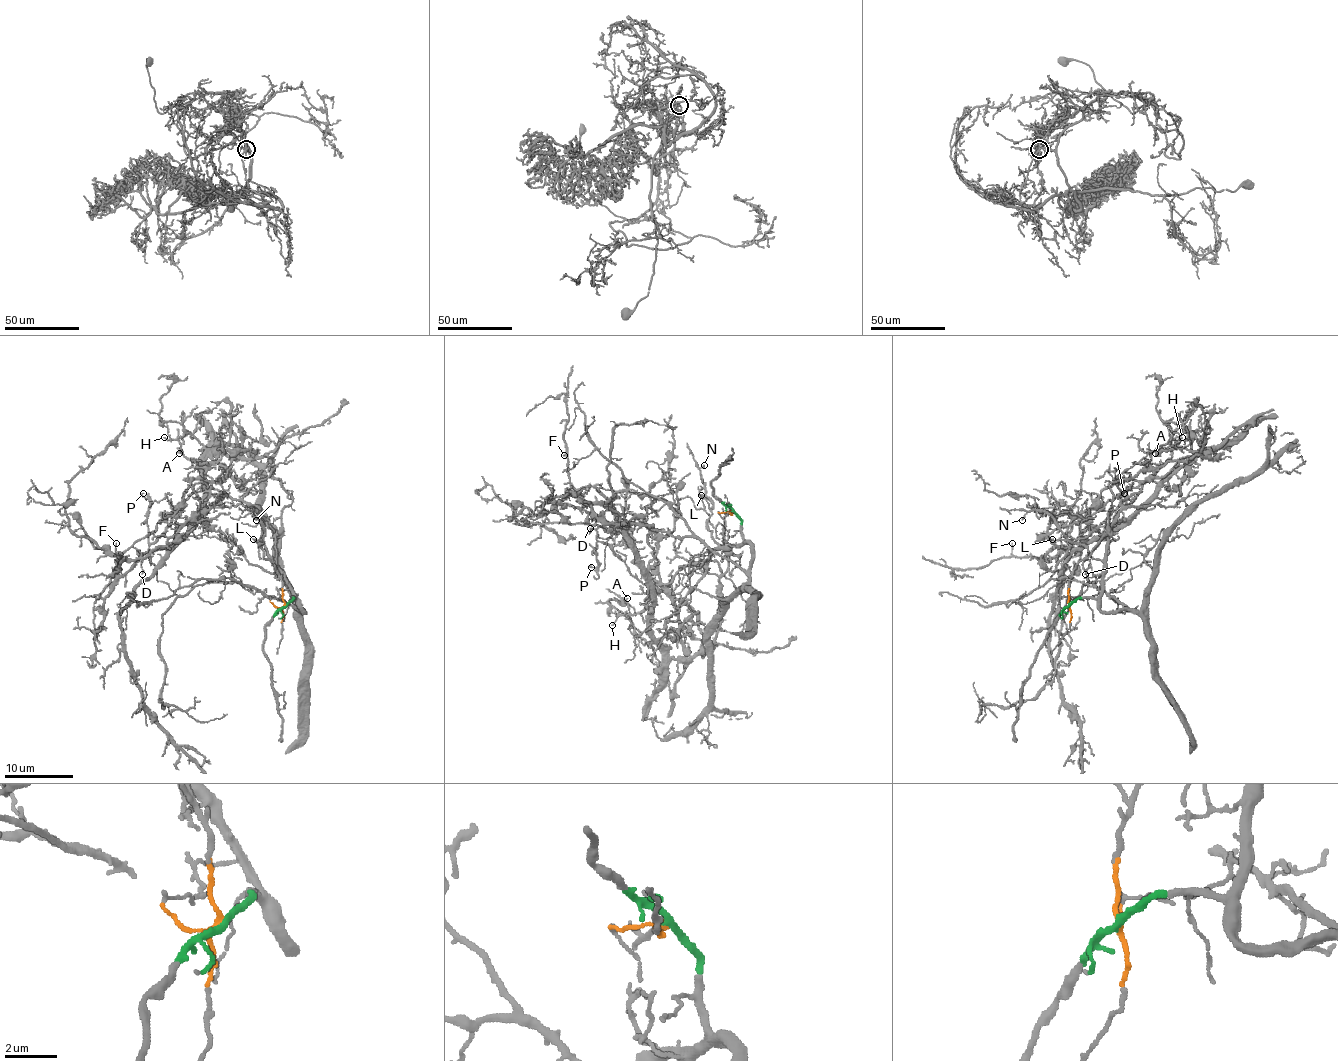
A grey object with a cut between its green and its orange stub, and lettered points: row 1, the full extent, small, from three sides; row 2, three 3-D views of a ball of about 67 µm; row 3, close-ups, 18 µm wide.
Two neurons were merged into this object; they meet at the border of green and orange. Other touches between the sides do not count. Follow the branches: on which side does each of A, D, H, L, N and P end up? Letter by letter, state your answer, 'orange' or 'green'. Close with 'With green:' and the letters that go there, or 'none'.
A: green
D: green
H: green
L: green
N: green
P: green
With green: A, D, H, L, N, P

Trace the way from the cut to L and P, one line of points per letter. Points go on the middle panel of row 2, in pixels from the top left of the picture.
L: (733, 512), (742, 522), (742, 541), (721, 546), (708, 529), (711, 510), (701, 494)
P: (733, 512), (740, 543), (715, 548), (666, 584), (639, 582), (598, 541), (591, 567)

